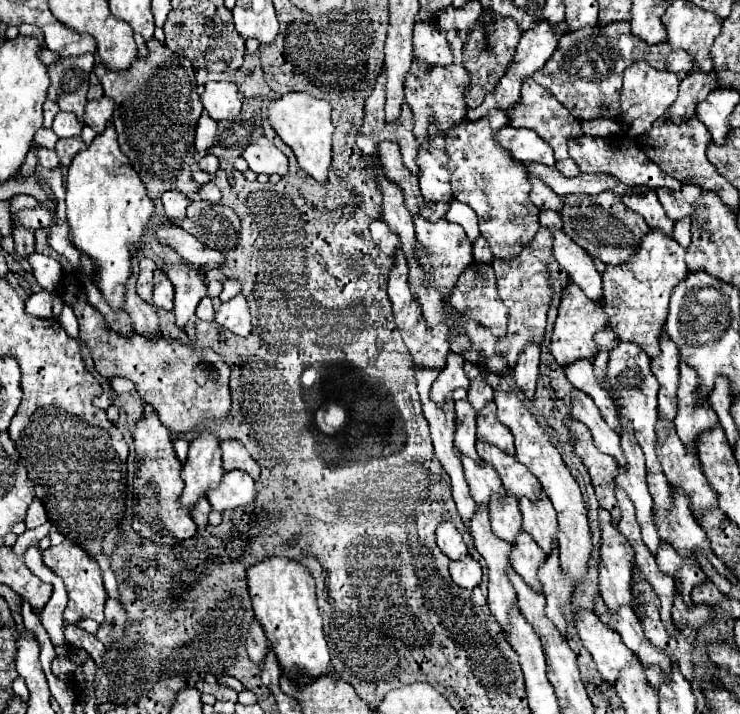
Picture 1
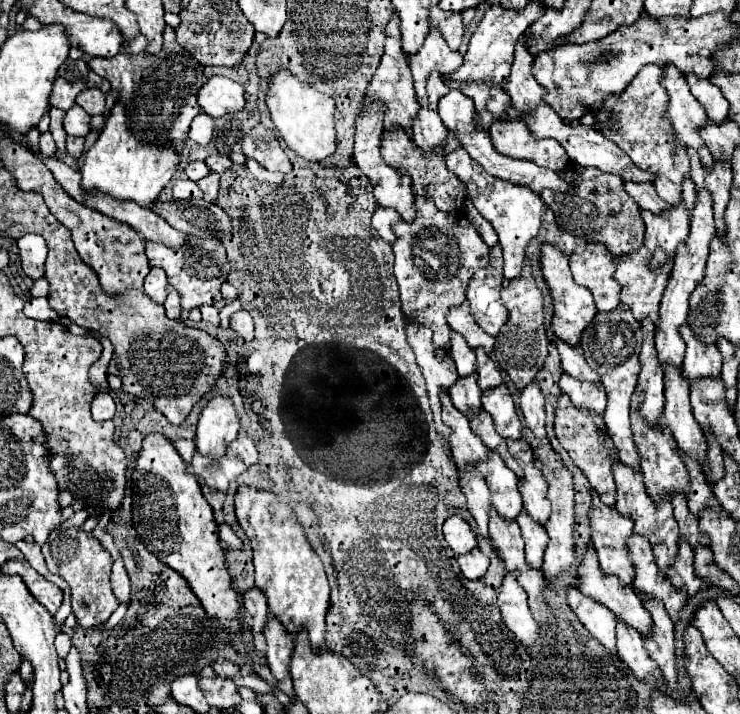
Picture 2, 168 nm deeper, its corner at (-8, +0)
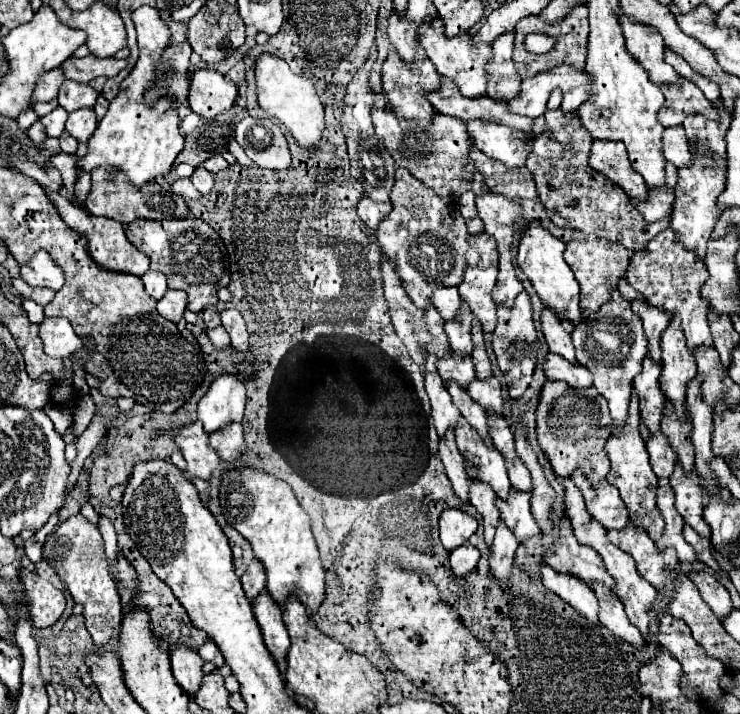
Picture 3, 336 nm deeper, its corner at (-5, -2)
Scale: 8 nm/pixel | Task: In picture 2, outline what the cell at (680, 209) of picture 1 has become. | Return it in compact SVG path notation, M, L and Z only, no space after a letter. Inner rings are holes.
M645 65L625 87L625 91L603 101L601 111L595 115L593 129L597 129L599 133L605 131L603 135L621 145L621 149L633 159L639 169L655 173L653 185L657 189L657 195L663 197L669 205L677 205L681 199L683 177L689 175L689 157L681 141L675 137L673 125L665 117L667 105L669 93L661 85L661 67Z

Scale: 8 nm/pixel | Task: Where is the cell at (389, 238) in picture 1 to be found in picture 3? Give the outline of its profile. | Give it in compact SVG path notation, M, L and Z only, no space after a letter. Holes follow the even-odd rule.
M362 197L358 203L358 215L370 229L378 229L378 225L382 223L382 219L386 219L388 213L390 203L376 203L370 197Z

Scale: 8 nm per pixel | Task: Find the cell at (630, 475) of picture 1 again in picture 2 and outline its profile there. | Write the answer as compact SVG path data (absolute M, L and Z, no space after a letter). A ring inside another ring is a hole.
M625 305L615 307L613 311L607 311L607 313L597 311L591 325L581 333L581 341L579 341L585 361L601 375L601 383L607 391L607 409L603 417L607 425L607 433L619 451L619 459L633 469L641 469L641 467L637 461L637 449L633 445L633 433L631 433L631 421L629 421L629 415L631 415L629 401L631 401L631 395L635 391L637 377L641 371L641 363L639 363L641 343L643 343L641 325L633 317L631 309L627 309Z

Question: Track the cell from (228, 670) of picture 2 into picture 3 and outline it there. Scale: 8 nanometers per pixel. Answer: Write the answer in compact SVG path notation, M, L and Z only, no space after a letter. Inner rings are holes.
M206 641L206 643L198 649L198 655L200 655L204 661L214 663L216 667L222 667L222 665L224 665L224 657L222 657L222 653L220 653L220 649L216 647L214 641Z

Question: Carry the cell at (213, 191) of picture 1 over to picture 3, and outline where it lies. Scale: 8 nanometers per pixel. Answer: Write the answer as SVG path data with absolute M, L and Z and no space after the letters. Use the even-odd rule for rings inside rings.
M200 165L200 167L196 167L196 171L194 171L194 175L192 175L190 179L192 179L194 187L196 187L202 195L206 195L206 193L210 193L210 191L212 191L214 175L212 175L210 171L206 171L202 165Z

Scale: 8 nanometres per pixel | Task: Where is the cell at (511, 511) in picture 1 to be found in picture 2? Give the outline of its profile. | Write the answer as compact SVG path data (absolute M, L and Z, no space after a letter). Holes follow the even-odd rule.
M489 449L487 459L477 463L477 471L483 475L483 479L487 481L489 489L491 489L491 503L493 503L493 507L505 519L513 521L523 509L521 493L517 489L519 479L515 477L515 473L491 449Z

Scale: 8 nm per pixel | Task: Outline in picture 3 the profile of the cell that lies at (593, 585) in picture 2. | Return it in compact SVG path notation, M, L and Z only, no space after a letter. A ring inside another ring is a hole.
M568 517L562 519L560 539L550 551L544 553L544 561L560 573L568 573L582 579L586 585L598 581L614 591L614 579L610 579L602 559L590 547L578 543Z

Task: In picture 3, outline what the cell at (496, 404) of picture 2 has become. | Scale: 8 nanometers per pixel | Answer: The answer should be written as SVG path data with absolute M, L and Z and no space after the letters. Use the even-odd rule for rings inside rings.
M496 377L492 379L486 379L486 381L480 381L480 379L474 379L470 385L468 385L468 393L470 397L480 403L486 411L494 411L496 415L502 415L504 411L504 399L502 399L502 385Z

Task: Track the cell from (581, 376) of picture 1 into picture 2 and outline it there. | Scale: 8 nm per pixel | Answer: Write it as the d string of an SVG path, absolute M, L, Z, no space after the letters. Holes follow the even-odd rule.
M555 339L555 345L557 345L557 351L561 355L561 367L565 373L569 373L571 377L577 377L577 379L589 379L593 383L601 383L599 381L599 375L587 365L583 353L581 353L581 347L573 347L573 345L567 345L565 341L561 339Z

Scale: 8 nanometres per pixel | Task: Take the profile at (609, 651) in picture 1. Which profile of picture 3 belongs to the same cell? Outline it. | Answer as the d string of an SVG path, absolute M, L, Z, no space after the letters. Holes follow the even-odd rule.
M546 563L542 565L540 573L542 573L542 583L550 591L554 591L560 599L570 603L570 607L580 611L582 617L586 617L592 623L598 623L600 605L598 605L598 599L596 599L594 591L586 583L574 579L574 575L558 573L552 567L548 567Z

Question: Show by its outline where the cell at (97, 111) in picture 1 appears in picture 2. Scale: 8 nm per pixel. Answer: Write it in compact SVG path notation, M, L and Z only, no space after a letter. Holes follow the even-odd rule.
M85 89L75 99L77 105L81 105L89 115L101 115L105 109L105 93L99 89Z

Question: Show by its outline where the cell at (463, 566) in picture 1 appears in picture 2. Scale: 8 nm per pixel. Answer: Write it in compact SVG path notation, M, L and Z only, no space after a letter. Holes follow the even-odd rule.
M477 547L465 555L459 555L457 561L467 579L481 579L489 567L489 557L481 553Z

